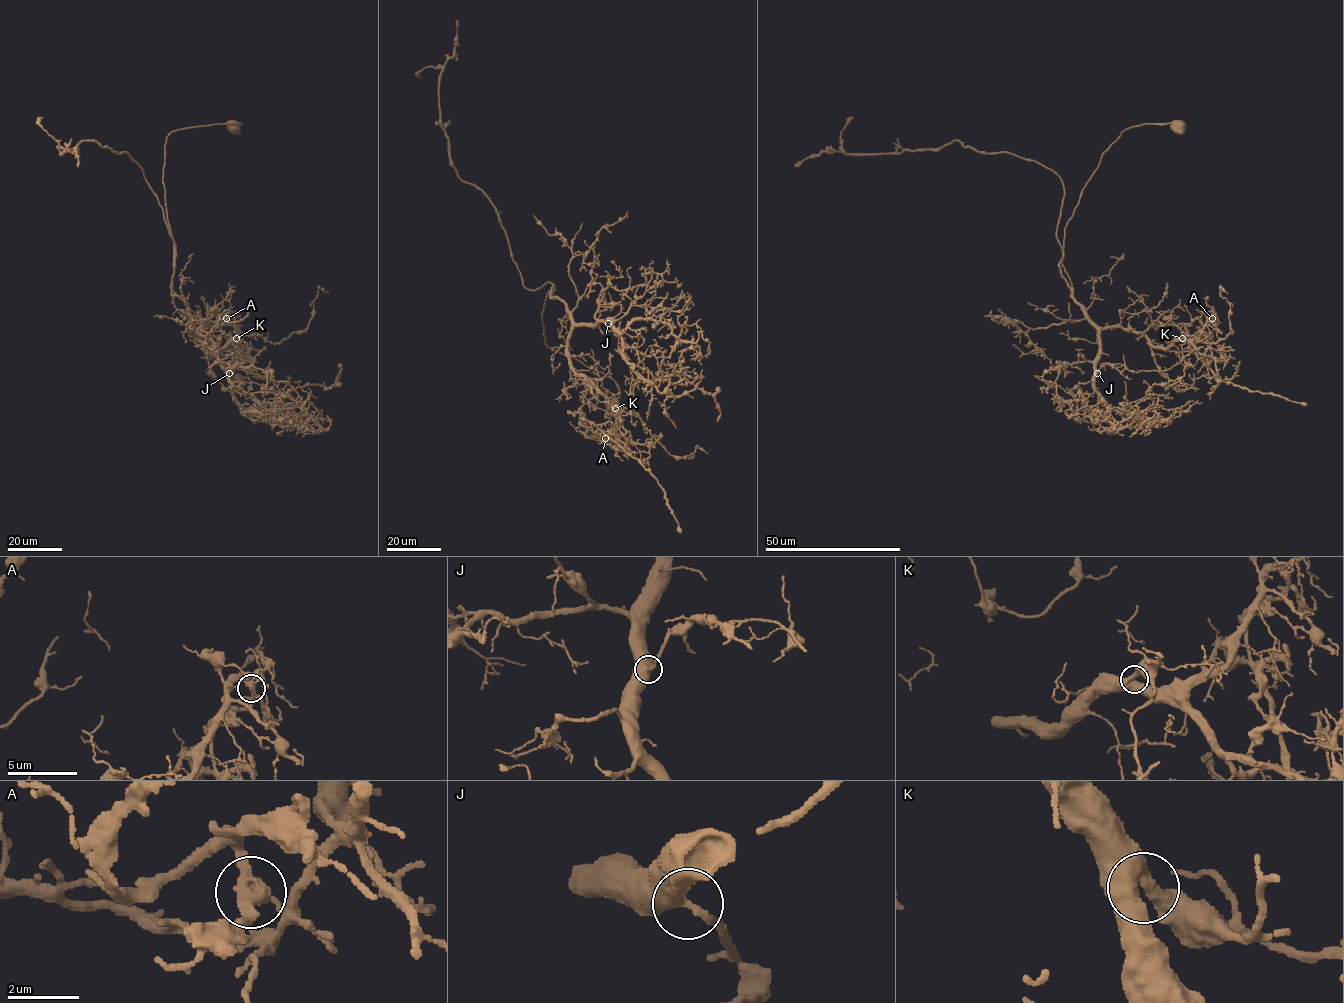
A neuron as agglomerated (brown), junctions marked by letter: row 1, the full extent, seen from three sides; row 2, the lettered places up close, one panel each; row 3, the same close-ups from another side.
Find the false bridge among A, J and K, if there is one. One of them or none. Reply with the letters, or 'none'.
A

